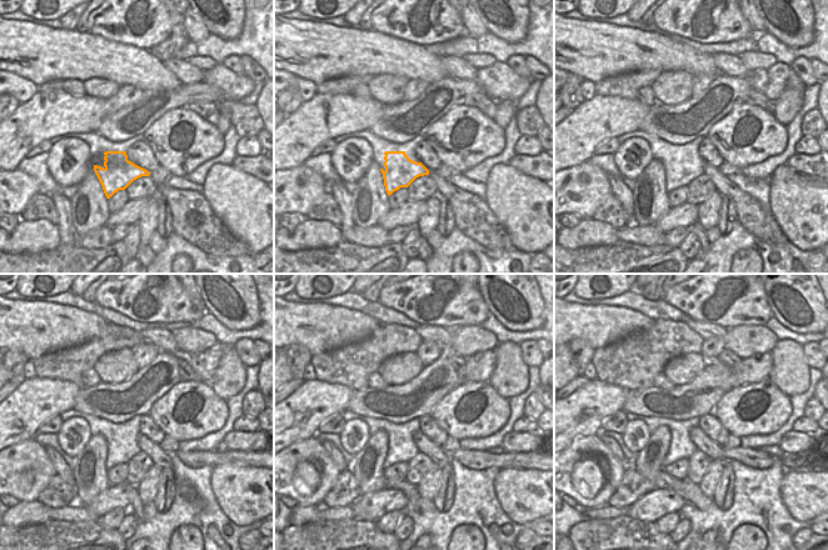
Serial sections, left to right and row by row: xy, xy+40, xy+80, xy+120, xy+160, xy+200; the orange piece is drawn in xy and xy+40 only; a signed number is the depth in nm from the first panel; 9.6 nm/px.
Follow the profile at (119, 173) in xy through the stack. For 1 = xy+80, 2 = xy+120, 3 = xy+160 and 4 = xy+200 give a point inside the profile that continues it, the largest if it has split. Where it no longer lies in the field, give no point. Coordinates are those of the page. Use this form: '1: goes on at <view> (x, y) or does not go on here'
1: goes on at xy+80 (679, 171)
2: goes on at xy+120 (120, 450)
3: goes on at xy+160 (399, 449)
4: goes on at xy+200 (681, 446)

